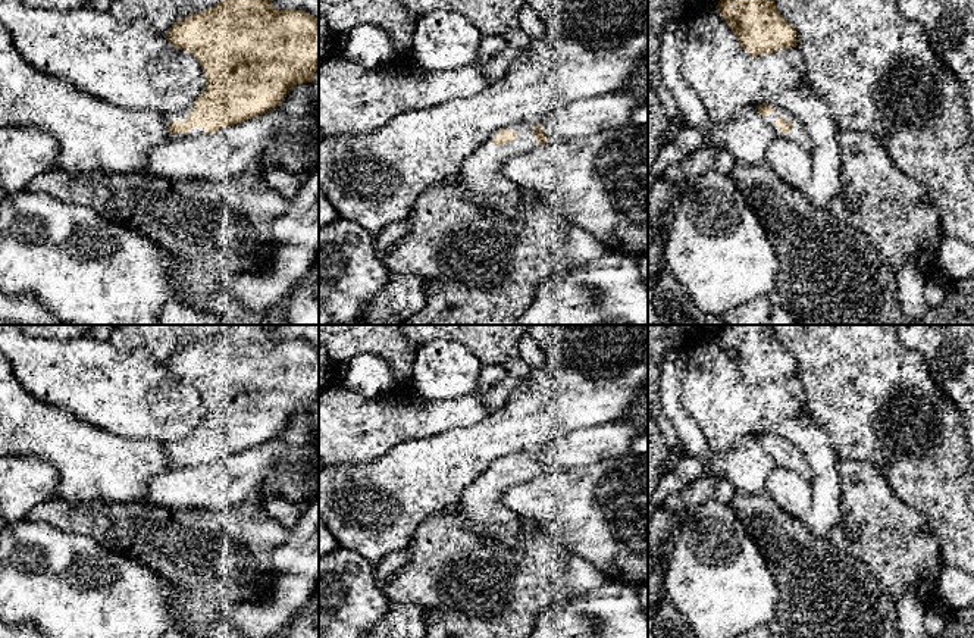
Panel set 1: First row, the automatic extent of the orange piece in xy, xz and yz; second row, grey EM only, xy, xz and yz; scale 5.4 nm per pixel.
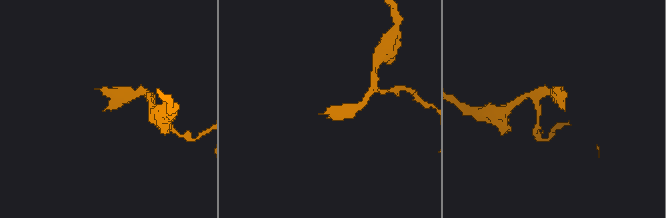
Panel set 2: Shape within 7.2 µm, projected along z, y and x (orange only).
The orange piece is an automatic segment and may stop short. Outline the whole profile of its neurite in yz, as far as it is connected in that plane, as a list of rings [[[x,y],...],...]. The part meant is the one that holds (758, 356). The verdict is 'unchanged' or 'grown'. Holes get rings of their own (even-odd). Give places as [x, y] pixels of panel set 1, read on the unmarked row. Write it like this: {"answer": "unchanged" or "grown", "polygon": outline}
{"answer": "unchanged", "polygon": [[[721,325],[715,338],[749,385],[796,376],[796,359],[780,345],[773,325]]]}

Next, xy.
{"answer": "grown", "polygon": [[[226,325],[213,337],[176,350],[165,368],[175,378],[192,382],[206,409],[204,419],[190,437],[165,442],[167,459],[175,469],[212,463],[263,444],[279,435],[294,415],[311,412],[313,403],[319,400],[319,350],[303,340],[275,338],[266,325]]]}

